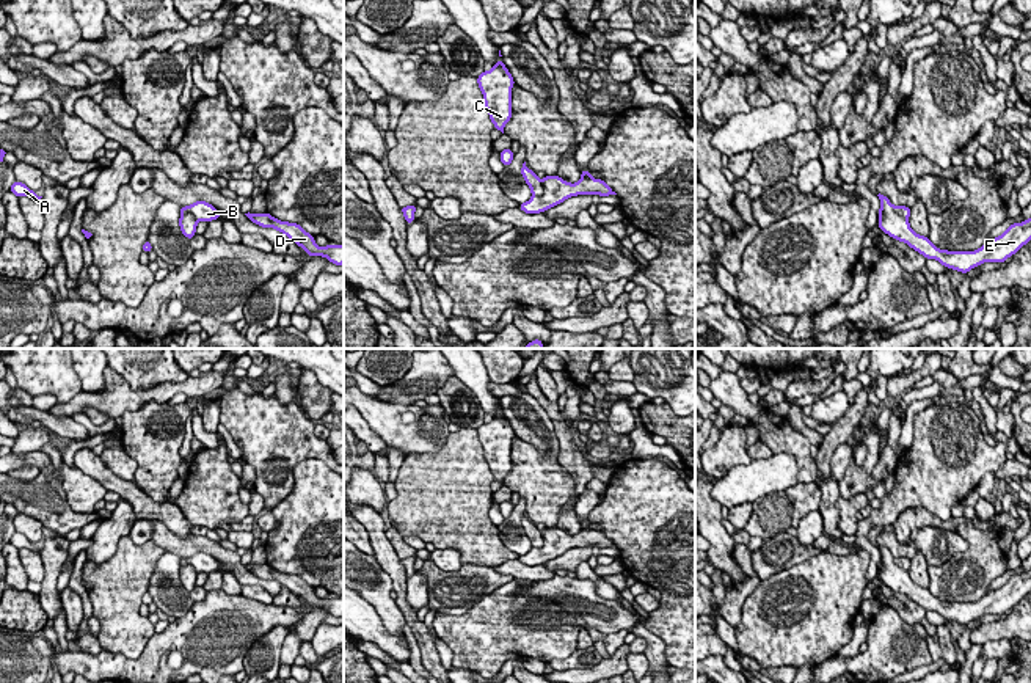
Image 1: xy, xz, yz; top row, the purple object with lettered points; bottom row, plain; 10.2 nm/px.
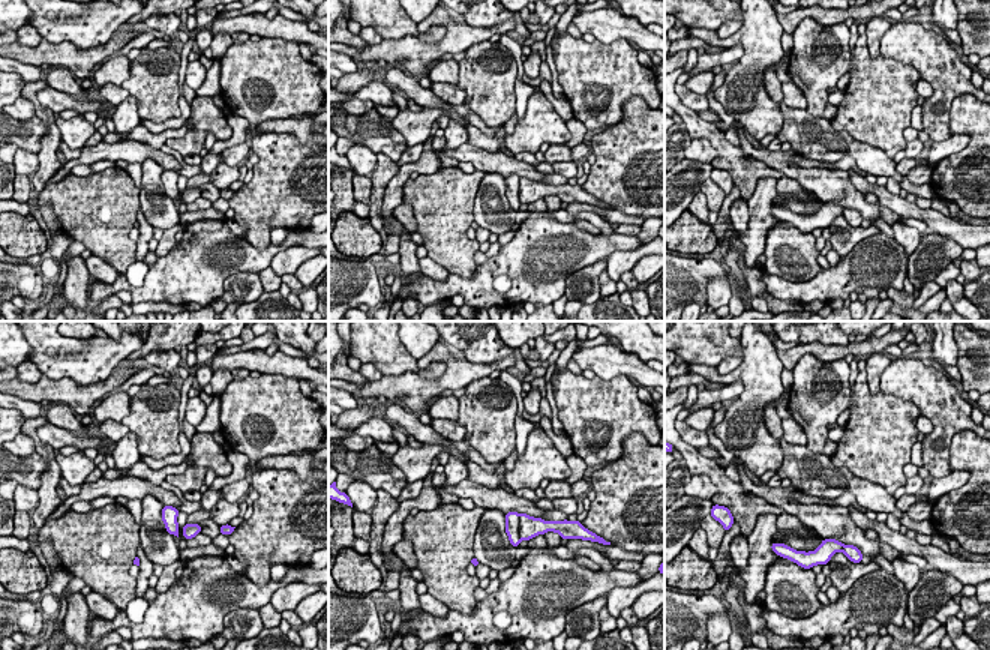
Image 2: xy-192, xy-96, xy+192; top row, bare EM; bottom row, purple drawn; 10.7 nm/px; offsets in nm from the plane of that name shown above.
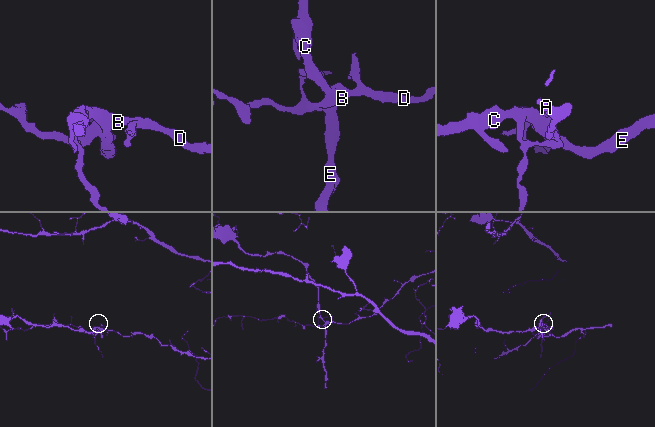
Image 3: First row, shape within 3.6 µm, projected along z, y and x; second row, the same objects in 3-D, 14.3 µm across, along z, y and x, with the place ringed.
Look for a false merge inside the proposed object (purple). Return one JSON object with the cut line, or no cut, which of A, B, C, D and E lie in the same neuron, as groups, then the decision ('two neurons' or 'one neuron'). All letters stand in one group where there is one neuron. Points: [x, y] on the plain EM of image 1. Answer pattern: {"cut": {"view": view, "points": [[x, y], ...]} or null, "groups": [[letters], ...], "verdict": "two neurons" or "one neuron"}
{"cut": {"view": "xz", "points": [[542, 533], [542, 545], [532, 548]]}, "groups": [["A", "B", "D"], ["C", "E"]], "verdict": "two neurons"}

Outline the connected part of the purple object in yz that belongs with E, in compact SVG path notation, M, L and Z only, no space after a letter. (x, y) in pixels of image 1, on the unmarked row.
M877 546L880 551L877 578L894 592L907 595L910 600L923 606L926 611L935 611L942 617L968 625L971 620L984 614L1006 614L1023 597L1031 592L1031 570L1023 575L1011 576L1001 587L989 592L975 603L948 603L937 600L929 589L916 586L909 570L902 570L894 564L894 557L885 546Z

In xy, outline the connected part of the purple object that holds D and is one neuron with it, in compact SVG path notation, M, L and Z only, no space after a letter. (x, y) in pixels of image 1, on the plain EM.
M268 564L264 565L245 565L248 572L262 578L278 581L281 586L286 586L292 594L301 598L311 609L323 608L334 617L344 615L344 597L326 597L319 598L314 592L314 587L306 584L300 576L281 573L271 568Z

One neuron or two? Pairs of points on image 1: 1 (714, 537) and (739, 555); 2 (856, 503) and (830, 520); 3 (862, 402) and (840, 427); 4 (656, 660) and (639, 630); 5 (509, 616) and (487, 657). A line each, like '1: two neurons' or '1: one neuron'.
1: two neurons
2: two neurons
3: one neuron
4: one neuron
5: one neuron

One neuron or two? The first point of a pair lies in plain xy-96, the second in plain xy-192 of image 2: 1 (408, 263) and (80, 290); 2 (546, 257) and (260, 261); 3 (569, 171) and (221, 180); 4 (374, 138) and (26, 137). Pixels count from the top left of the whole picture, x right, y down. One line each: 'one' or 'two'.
1: one
2: one
3: one
4: one

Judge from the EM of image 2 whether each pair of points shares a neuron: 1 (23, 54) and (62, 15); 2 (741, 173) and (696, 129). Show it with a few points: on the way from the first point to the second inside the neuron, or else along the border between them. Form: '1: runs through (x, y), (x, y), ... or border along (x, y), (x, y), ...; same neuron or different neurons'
1: border along (42, 36), (48, 41); different neurons
2: runs through (731, 159), (710, 134); same neuron

